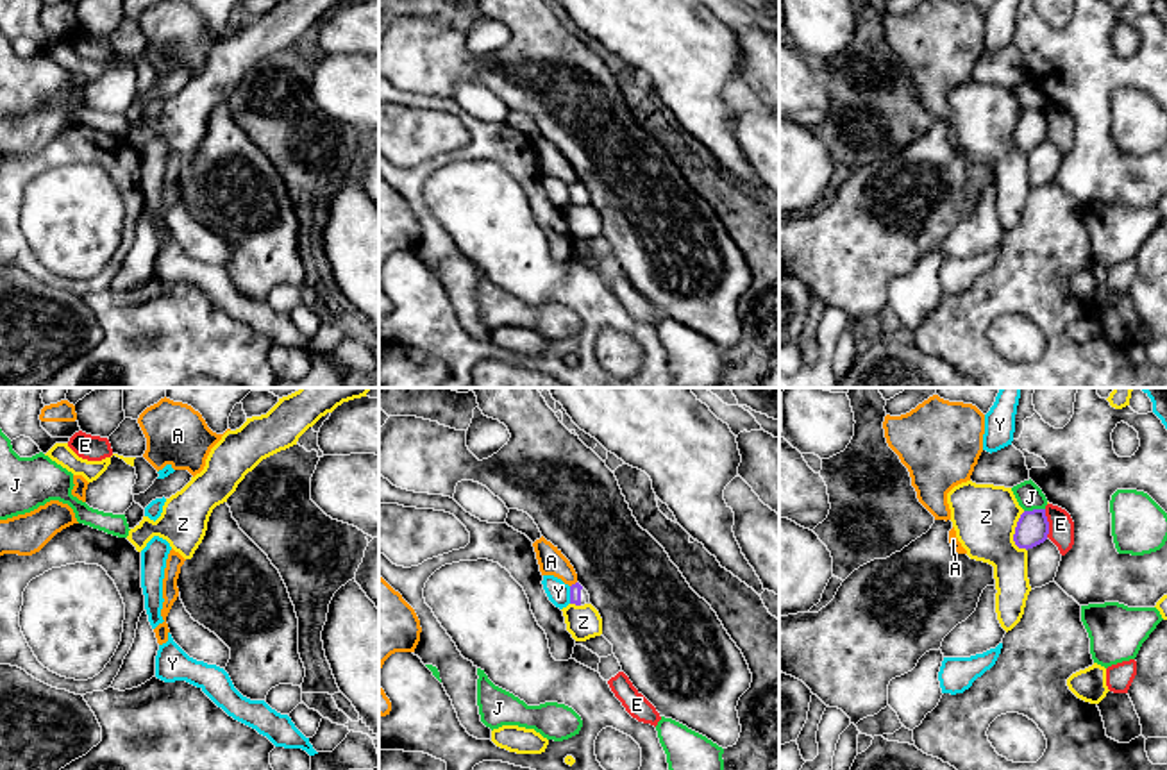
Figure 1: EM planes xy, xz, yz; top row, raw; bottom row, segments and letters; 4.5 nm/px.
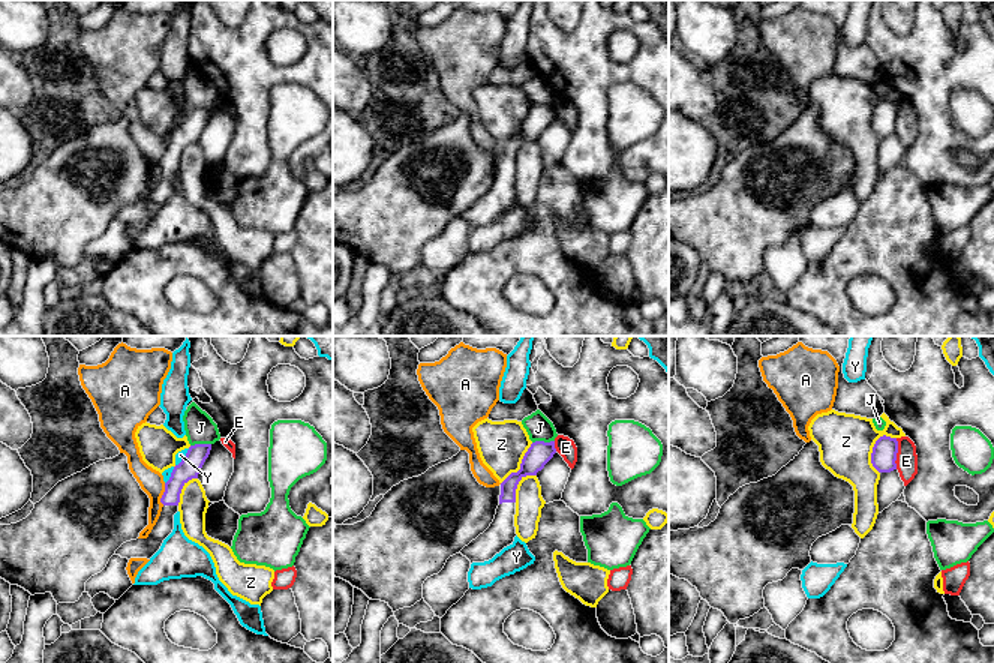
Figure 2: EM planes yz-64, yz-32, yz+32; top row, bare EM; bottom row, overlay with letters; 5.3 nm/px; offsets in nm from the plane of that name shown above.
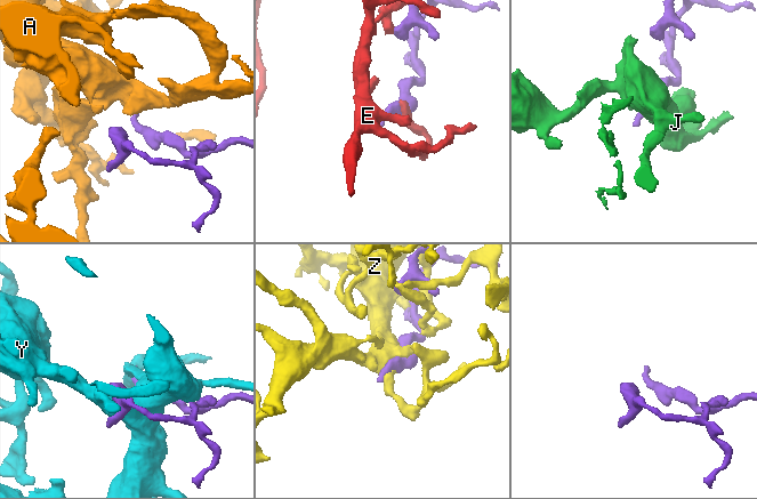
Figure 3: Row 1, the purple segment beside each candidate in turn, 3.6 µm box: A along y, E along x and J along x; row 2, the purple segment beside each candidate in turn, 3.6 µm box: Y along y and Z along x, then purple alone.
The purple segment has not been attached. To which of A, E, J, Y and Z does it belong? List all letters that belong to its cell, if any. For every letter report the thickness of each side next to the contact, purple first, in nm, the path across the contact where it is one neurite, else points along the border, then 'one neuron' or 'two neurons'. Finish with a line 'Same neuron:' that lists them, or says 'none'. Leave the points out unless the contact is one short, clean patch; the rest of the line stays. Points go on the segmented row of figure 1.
A: 50 nm thick on the purple side, 120 nm on the other; border along xz (576, 581), (570, 586); two neurons
E: 150 nm thick on the purple side, 110 nm on the other; two neurons
J: 150 nm thick on the purple side, 120 nm on the other; two neurons
Y: 50 nm thick on the purple side, 100 nm on the other; two neurons
Z: 150 nm thick on the purple side, 280 nm on the other; two neurons
Same neuron: none

